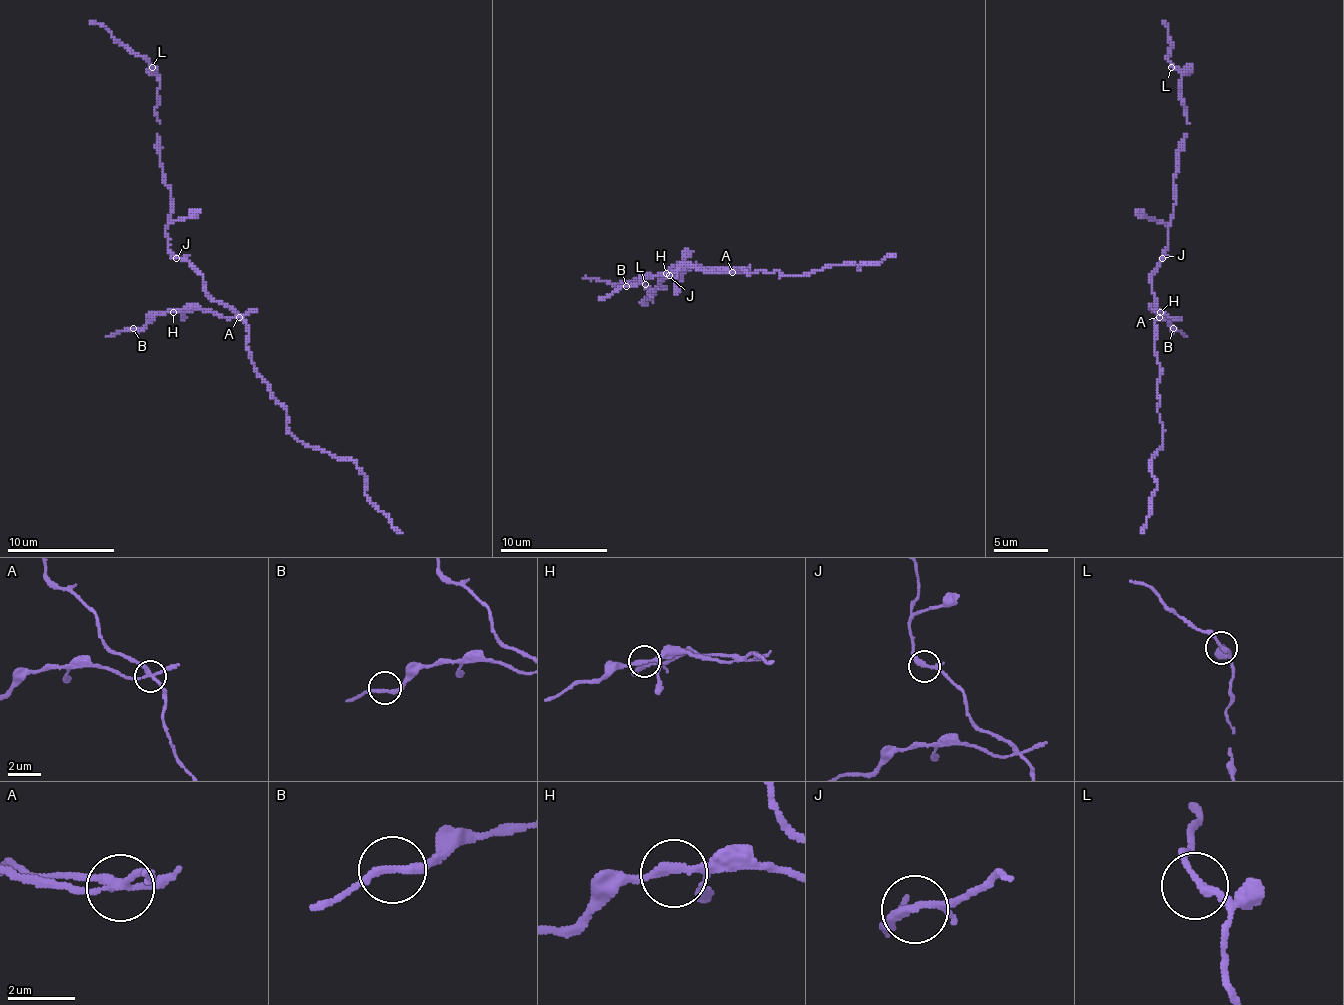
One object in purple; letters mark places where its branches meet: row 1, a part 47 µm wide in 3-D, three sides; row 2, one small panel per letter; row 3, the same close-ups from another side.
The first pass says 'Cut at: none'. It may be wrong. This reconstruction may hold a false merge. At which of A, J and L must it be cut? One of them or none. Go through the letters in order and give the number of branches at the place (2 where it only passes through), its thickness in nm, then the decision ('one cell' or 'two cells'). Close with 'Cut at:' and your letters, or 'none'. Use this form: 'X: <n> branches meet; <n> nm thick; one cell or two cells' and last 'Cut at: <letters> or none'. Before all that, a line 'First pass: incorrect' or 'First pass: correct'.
First pass: incorrect
A: 4 branches meet; 200 nm thick; two cells
J: 3 branches meet; 200 nm thick; one cell
L: 2 branches meet; 220 nm thick; one cell
Cut at: A

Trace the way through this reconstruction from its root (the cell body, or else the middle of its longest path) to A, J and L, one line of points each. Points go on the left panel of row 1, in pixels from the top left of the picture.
A: (208, 293), (238, 317)
J: (208, 293), (203, 277), (187, 261), (176, 258)
L: (208, 293), (203, 277), (168, 247), (171, 188), (162, 174), (160, 121), (154, 112), (160, 75), (152, 67)

